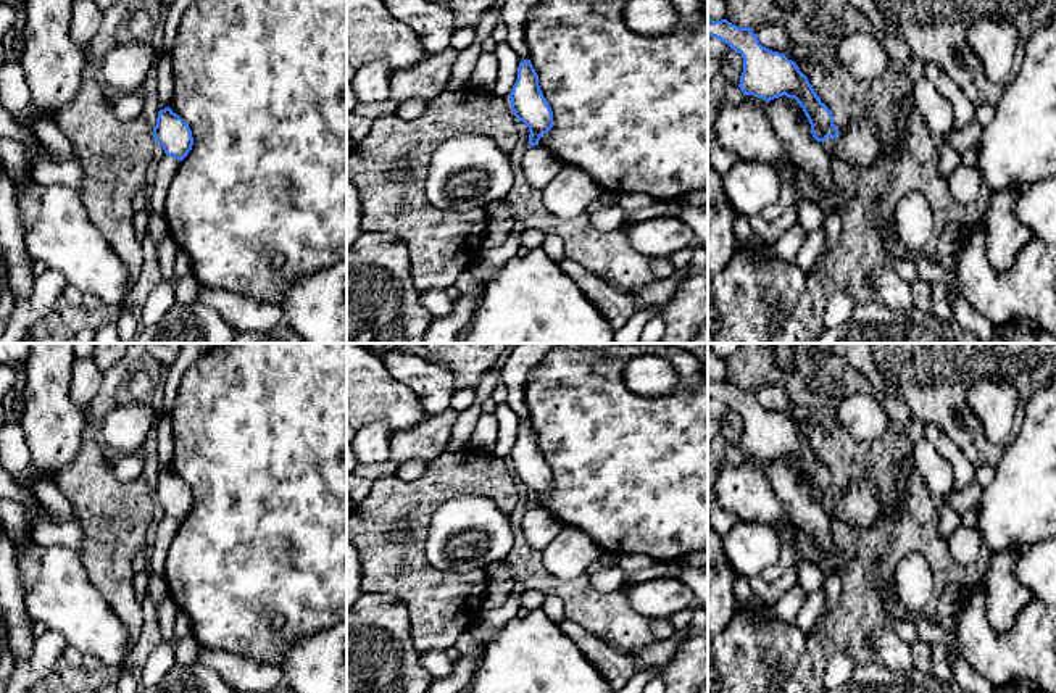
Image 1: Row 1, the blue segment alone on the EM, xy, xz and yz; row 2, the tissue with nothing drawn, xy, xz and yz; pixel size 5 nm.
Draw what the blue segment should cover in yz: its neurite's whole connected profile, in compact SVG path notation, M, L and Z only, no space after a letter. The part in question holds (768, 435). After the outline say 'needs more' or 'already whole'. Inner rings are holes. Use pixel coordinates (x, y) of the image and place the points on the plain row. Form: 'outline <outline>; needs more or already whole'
outline M708 380L708 396L722 401L742 416L743 434L738 448L743 456L766 463L782 456L795 459L803 469L811 485L811 495L817 503L824 504L827 498L834 501L838 496L832 472L821 463L796 424L763 408L753 390L738 388L727 380Z; already whole

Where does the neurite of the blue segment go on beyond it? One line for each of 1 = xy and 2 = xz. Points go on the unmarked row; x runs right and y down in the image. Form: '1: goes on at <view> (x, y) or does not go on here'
1: does not go on here
2: does not go on here

